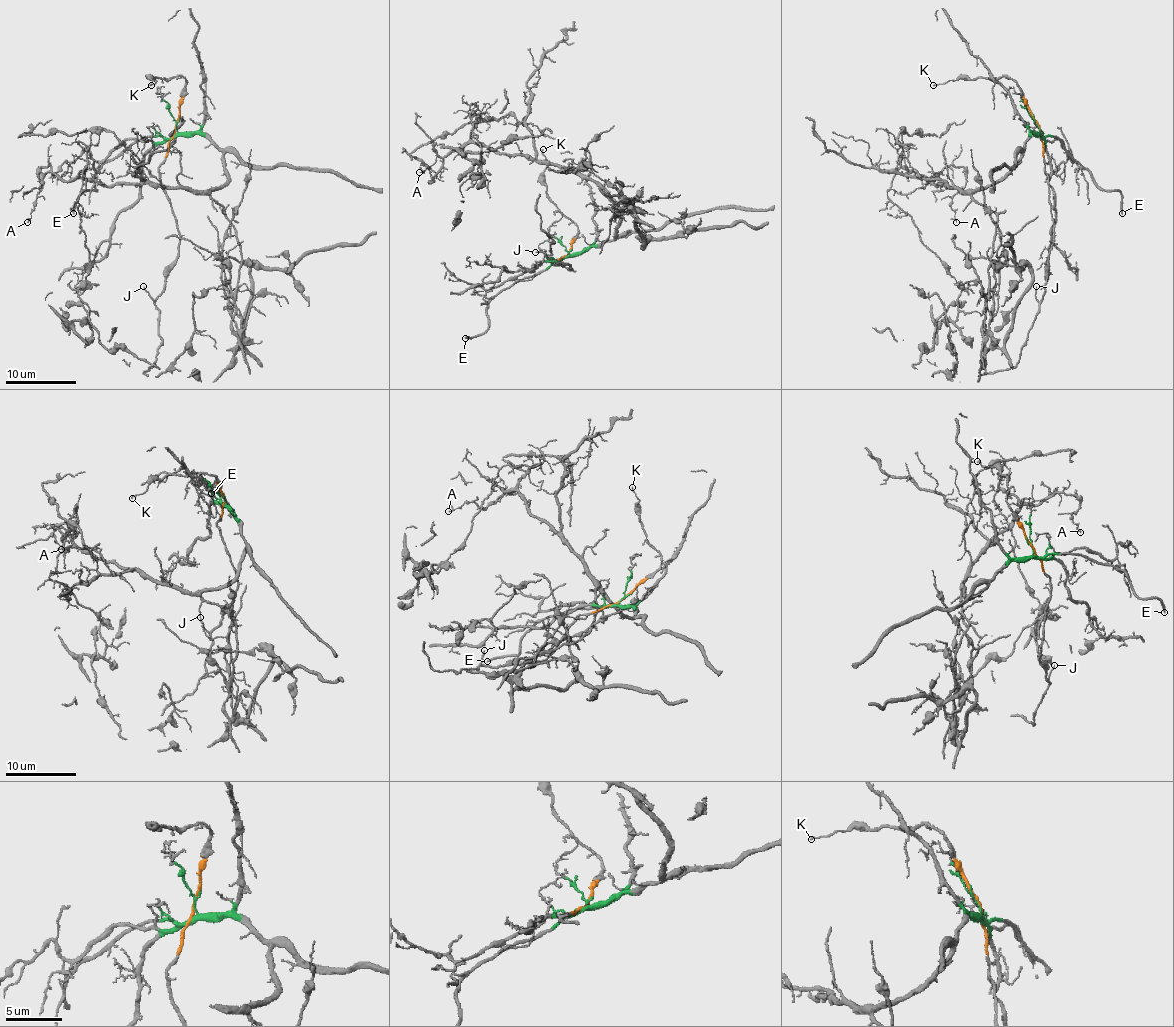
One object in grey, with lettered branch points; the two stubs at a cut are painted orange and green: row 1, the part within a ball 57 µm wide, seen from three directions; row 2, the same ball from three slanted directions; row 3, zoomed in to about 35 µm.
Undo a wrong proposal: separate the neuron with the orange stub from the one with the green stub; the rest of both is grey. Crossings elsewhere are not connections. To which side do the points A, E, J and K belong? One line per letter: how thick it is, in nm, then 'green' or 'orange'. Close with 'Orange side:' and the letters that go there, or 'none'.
A: calibre 130 nm; green
E: calibre 220 nm; green
J: calibre 120 nm; orange
K: calibre 120 nm; orange
Orange side: J, K

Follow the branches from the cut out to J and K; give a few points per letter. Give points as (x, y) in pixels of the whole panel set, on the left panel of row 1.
J: (176, 126), (160, 165), (160, 183), (176, 220), (178, 259), (155, 300), (144, 286)
K: (176, 126), (185, 79), (170, 77), (167, 80), (156, 77), (151, 80), (156, 82), (149, 84), (151, 86)

